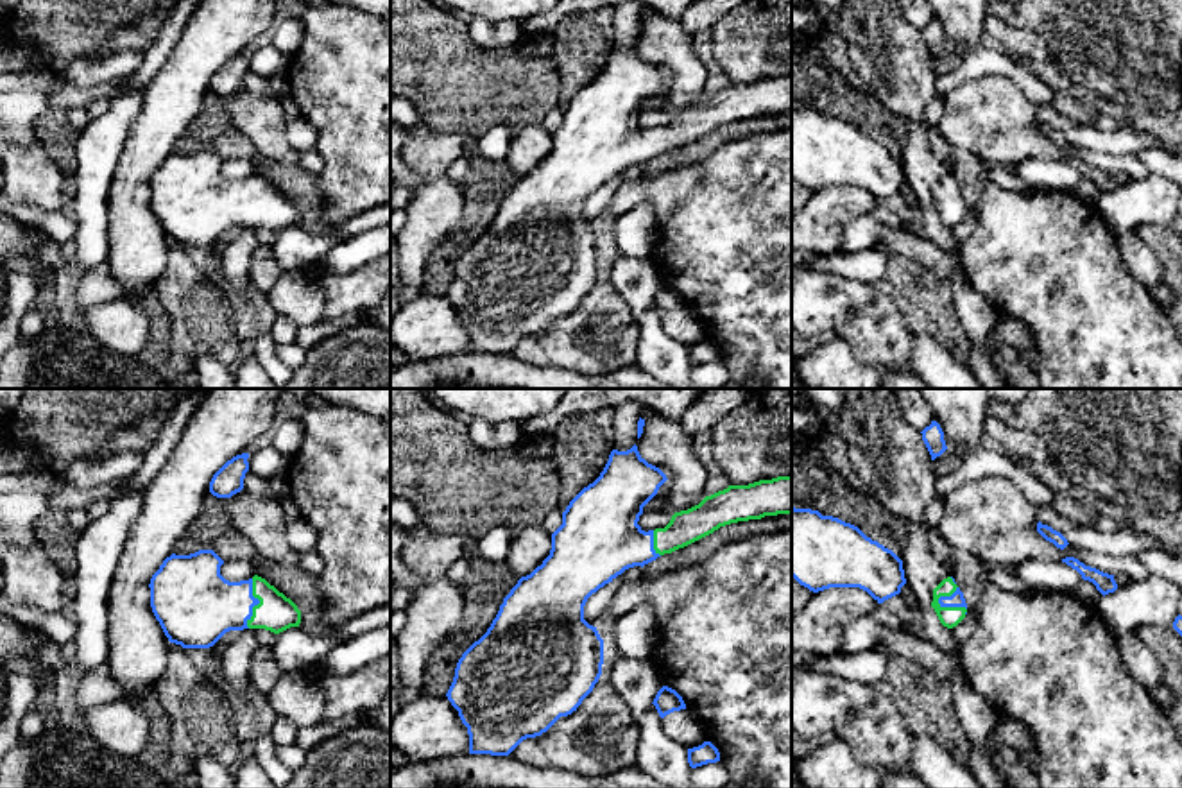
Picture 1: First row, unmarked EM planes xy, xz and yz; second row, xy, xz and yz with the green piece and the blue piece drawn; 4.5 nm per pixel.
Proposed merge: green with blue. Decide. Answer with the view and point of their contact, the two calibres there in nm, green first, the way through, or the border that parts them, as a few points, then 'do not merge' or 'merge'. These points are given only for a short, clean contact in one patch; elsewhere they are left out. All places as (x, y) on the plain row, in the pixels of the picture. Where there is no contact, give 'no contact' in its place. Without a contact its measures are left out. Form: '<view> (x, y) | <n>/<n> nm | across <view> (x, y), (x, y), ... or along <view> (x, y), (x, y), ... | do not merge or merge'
yz (937, 201) | 100/70 nm | across yz (950, 215), (937, 201), (957, 197) | merge

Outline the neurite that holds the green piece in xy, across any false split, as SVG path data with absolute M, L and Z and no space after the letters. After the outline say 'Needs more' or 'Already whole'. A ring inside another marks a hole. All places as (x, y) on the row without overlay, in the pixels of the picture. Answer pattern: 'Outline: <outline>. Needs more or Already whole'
Outline: M213 149L172 152L152 174L150 206L170 242L183 247L210 247L229 229L265 227L279 233L299 226L301 210L290 197L258 174L229 181L220 174L222 163L224 159Z. Needs more

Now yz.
Outline: M953 176L944 177L933 188L931 206L935 208L940 222L947 227L956 226L965 217L967 202Z. Needs more

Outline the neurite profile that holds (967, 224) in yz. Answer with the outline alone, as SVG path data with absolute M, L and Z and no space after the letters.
M978 210L967 211L965 217L956 226L951 227L953 238L958 244L965 242L976 229L976 224L978 224Z

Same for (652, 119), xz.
M650 109L639 115L638 124L641 125L641 129L648 131L655 127L664 127L670 122L670 118L672 115L664 109Z

